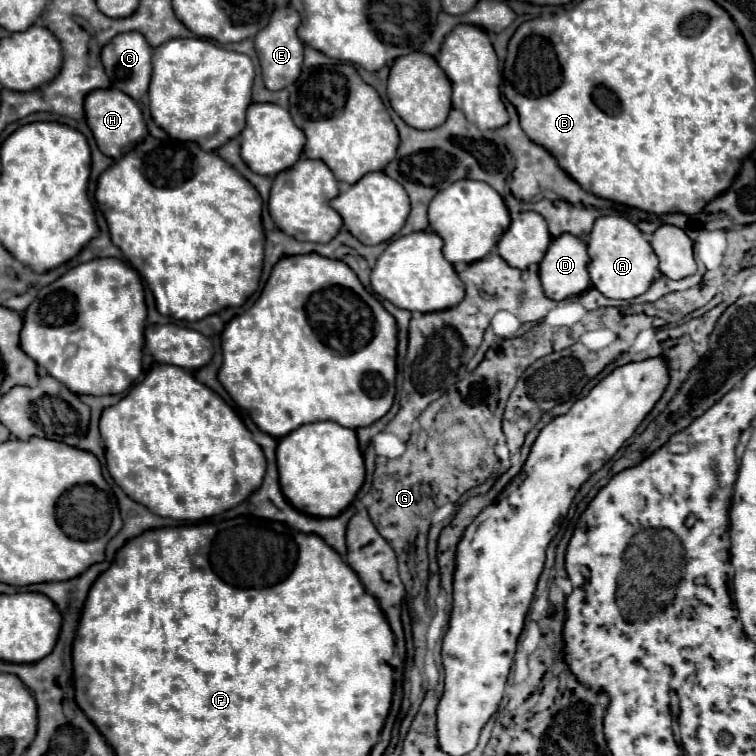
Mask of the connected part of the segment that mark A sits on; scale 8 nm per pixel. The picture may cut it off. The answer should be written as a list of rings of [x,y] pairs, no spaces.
[[[608,215],[594,223],[588,239],[588,271],[592,285],[610,299],[632,299],[642,295],[658,275],[658,259],[644,233],[624,217]]]

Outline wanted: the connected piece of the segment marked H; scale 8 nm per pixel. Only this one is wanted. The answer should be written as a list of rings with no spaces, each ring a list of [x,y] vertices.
[[[114,87],[88,93],[84,101],[84,111],[86,111],[88,127],[92,129],[94,139],[98,143],[98,149],[112,159],[120,159],[132,143],[138,143],[148,135],[138,103],[130,95],[124,95],[122,91],[116,91]]]

